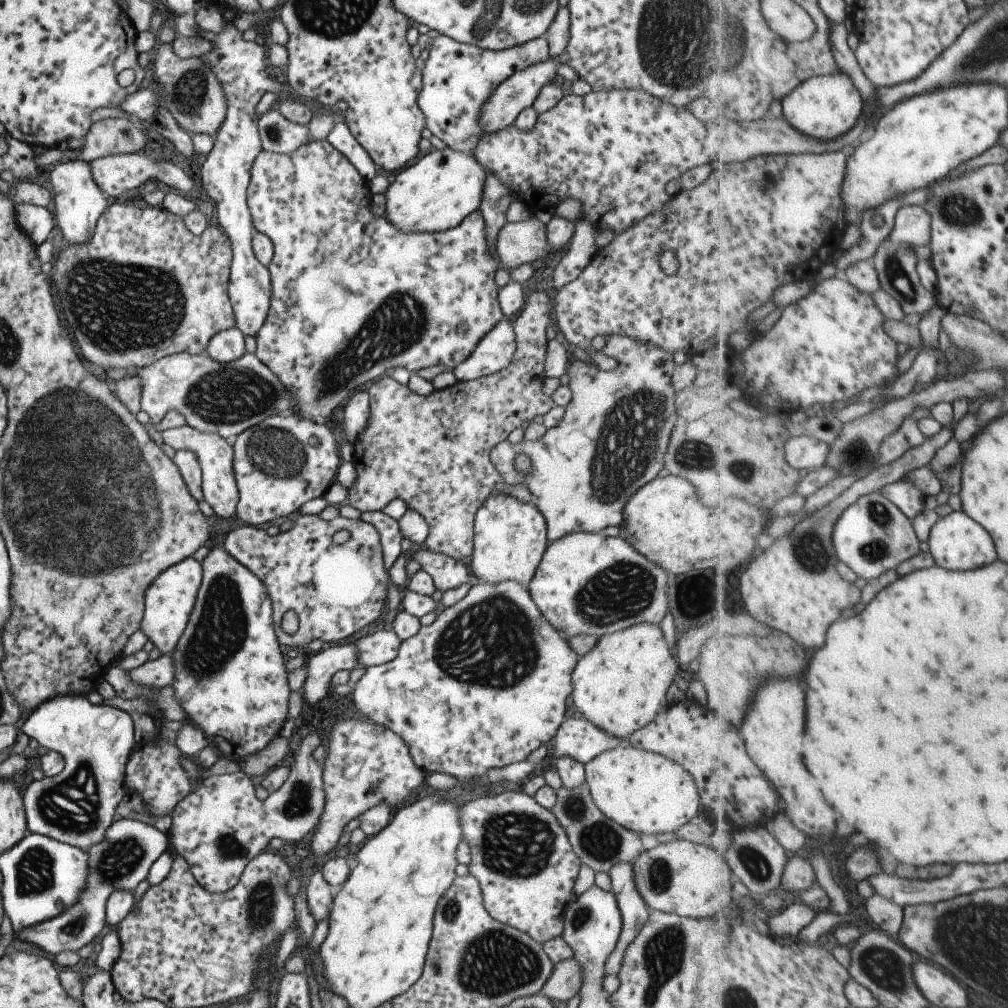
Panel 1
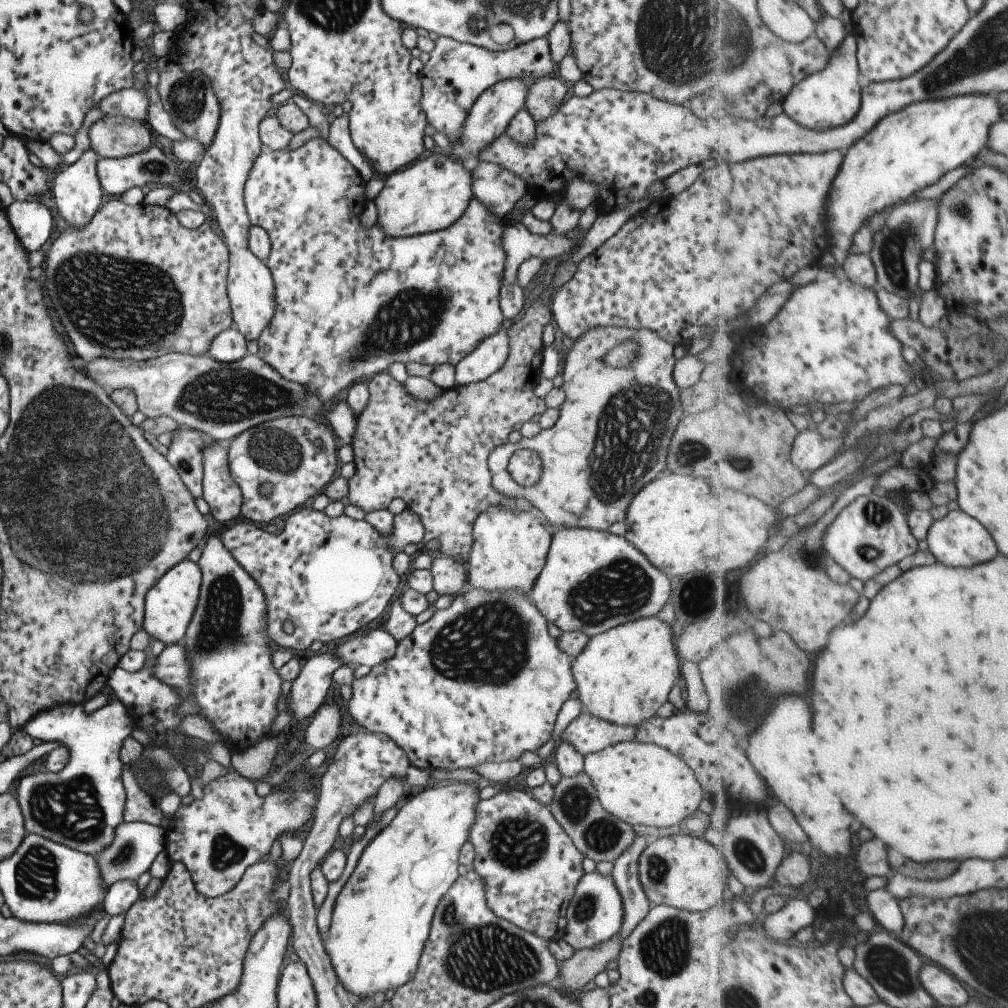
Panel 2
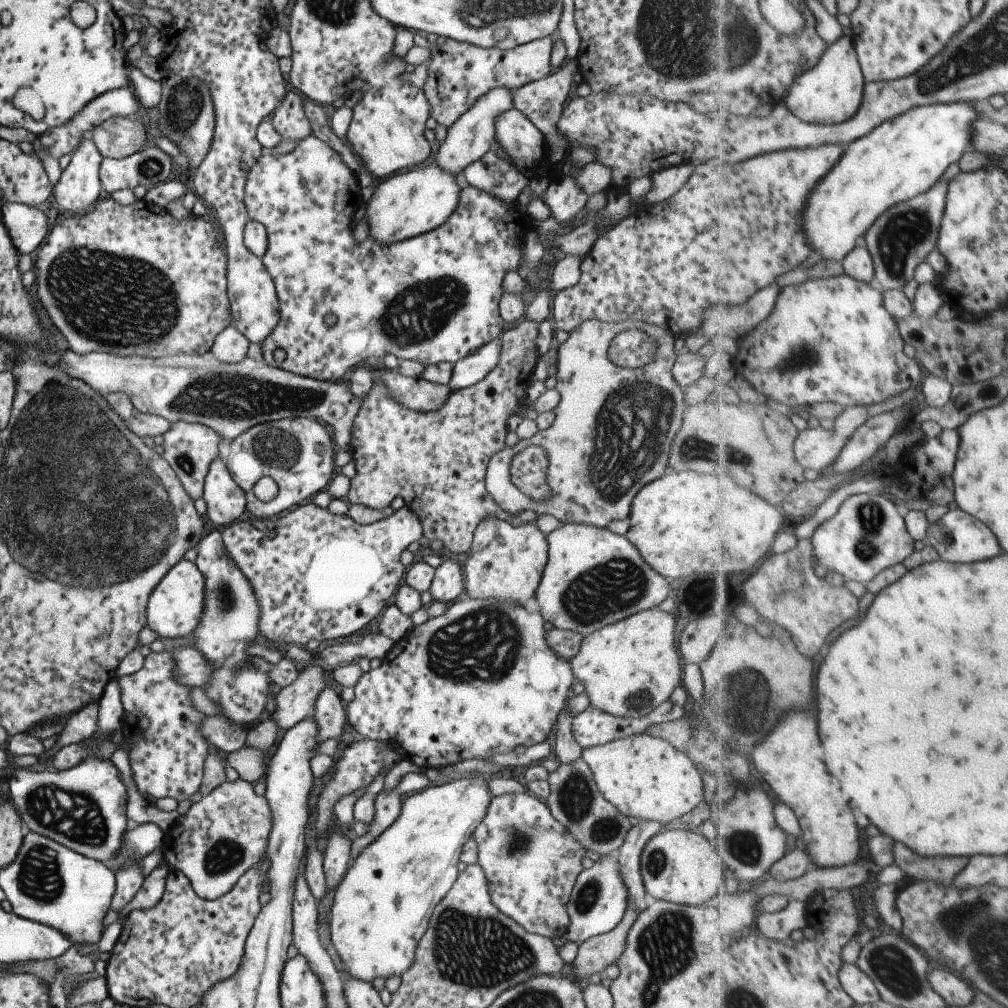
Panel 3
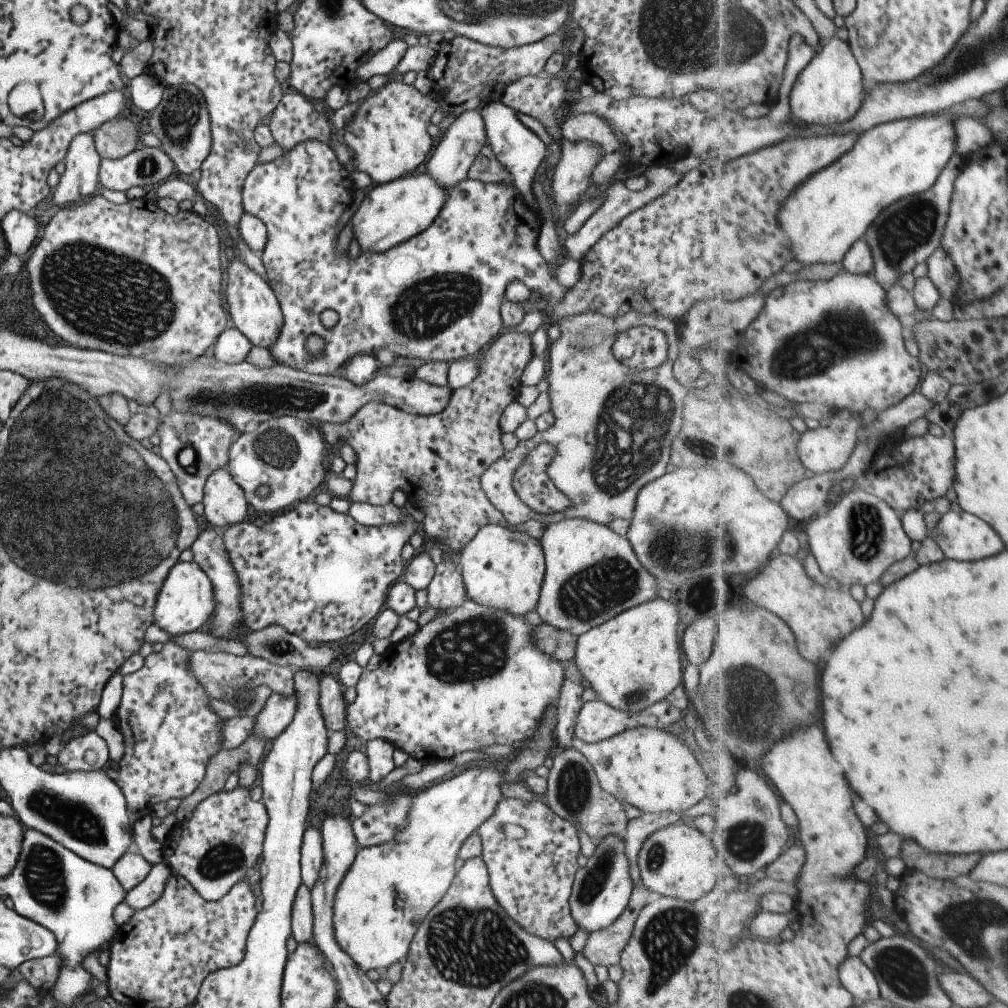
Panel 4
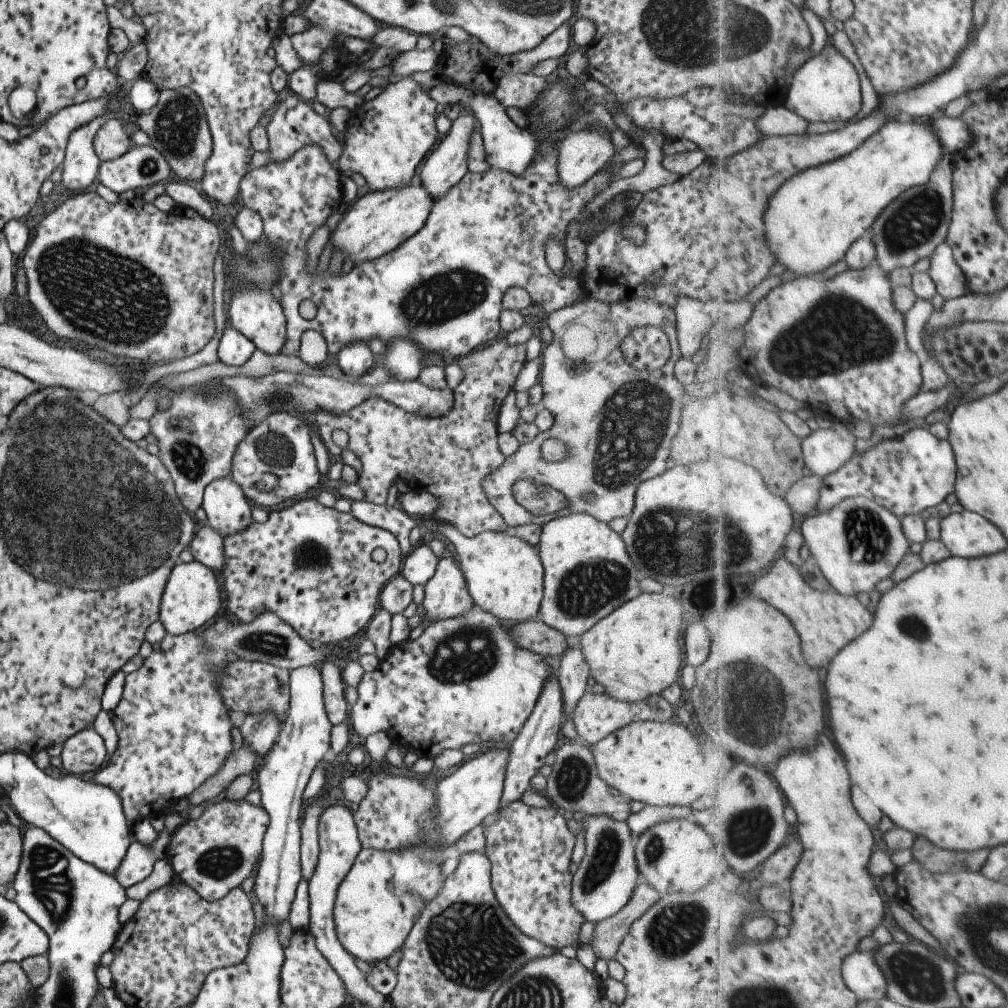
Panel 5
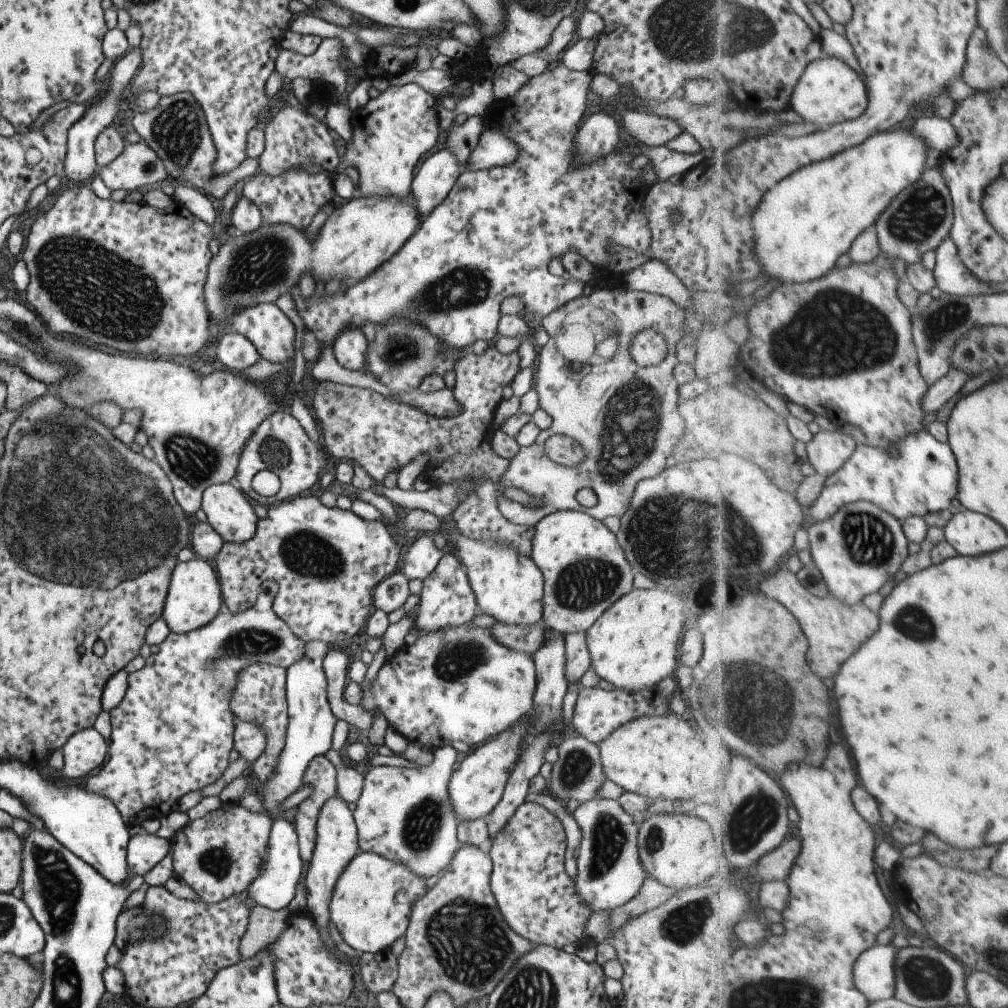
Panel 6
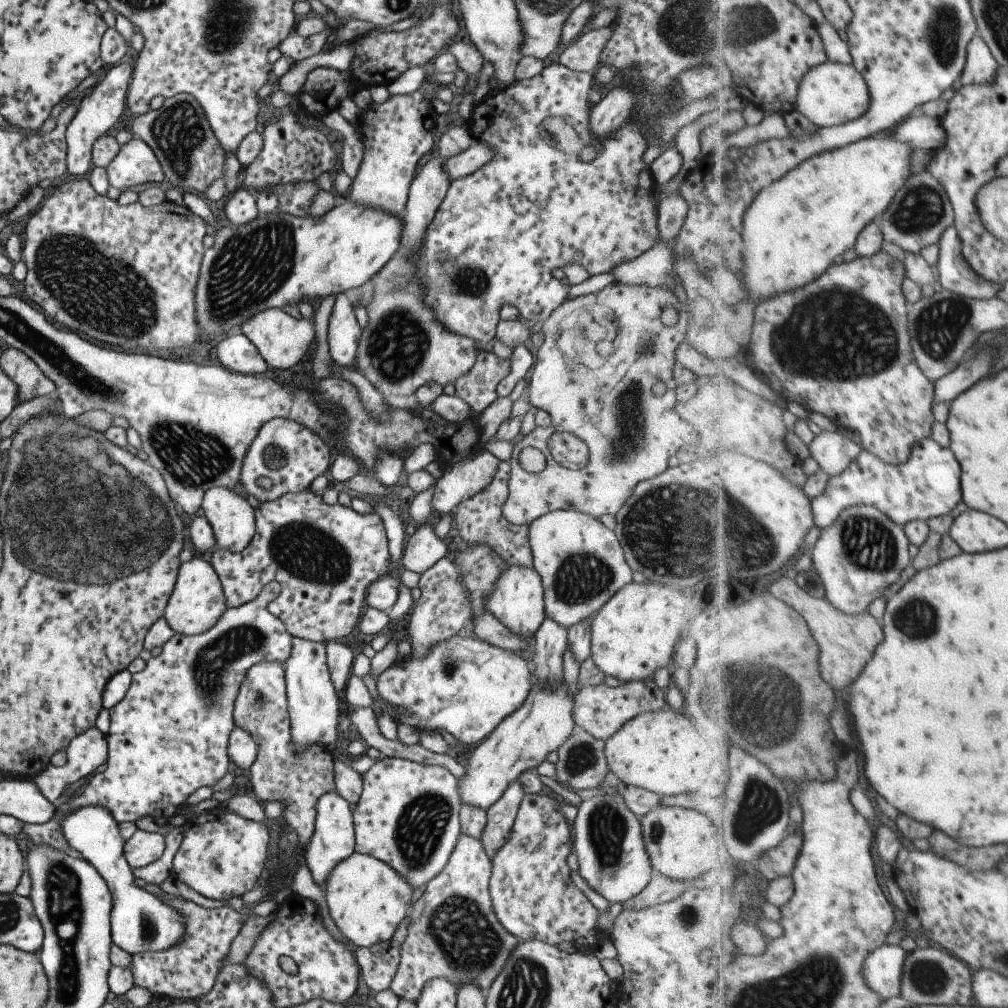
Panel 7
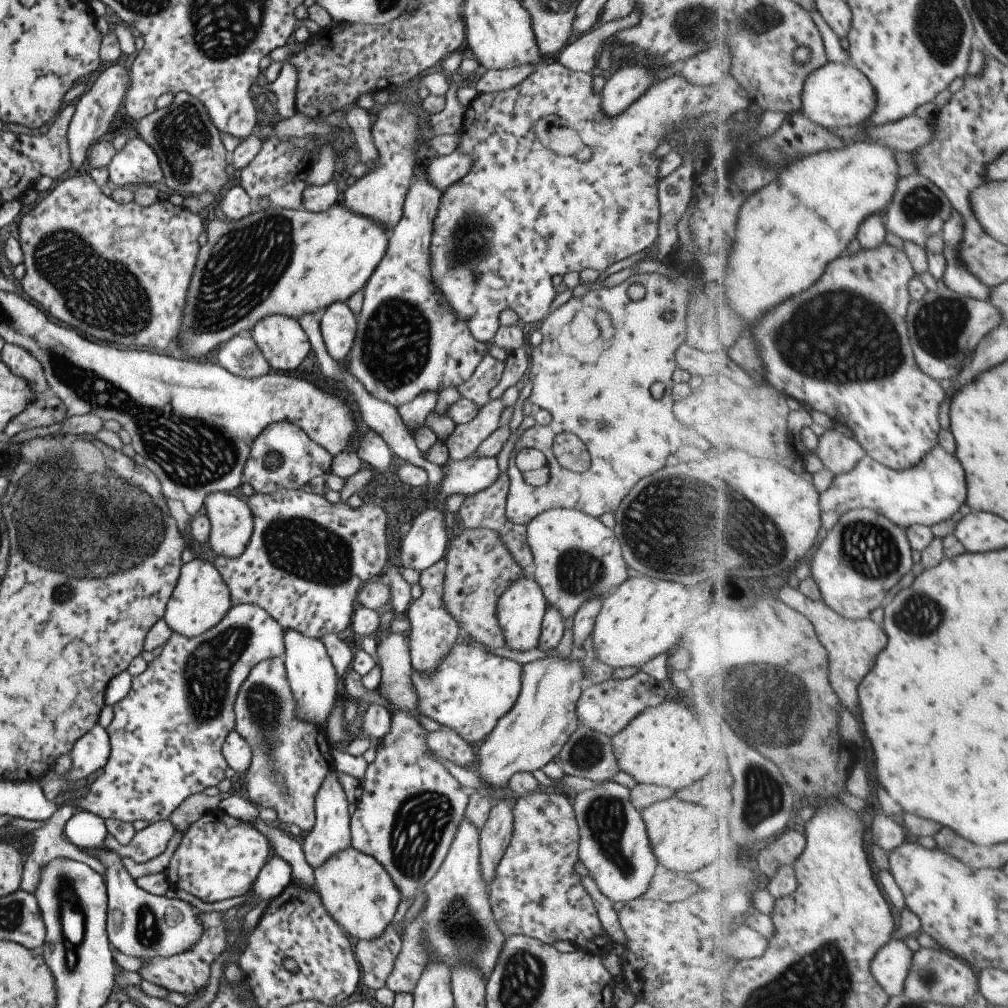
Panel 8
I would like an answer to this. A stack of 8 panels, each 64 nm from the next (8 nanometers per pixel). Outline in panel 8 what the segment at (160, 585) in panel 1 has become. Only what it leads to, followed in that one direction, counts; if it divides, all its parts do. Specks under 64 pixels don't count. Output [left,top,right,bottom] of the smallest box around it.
[162,559,231,637]

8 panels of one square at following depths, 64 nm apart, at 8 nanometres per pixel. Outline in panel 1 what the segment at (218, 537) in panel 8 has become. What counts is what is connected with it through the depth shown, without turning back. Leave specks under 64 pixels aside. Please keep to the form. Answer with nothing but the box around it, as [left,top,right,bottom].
[160,424,238,520]

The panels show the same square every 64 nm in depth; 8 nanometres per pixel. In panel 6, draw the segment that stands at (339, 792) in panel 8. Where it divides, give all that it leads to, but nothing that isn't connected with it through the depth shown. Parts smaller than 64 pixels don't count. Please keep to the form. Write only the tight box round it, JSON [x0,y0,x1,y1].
[303,797,358,960]

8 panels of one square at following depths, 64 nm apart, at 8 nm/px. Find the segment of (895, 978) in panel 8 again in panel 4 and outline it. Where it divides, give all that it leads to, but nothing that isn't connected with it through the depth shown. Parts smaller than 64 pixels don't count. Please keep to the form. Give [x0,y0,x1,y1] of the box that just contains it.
[840,956,882,1004]

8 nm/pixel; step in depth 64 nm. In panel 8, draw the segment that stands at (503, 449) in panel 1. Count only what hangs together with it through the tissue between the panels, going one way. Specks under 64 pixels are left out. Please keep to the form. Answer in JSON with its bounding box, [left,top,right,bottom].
[504,234,704,526]

